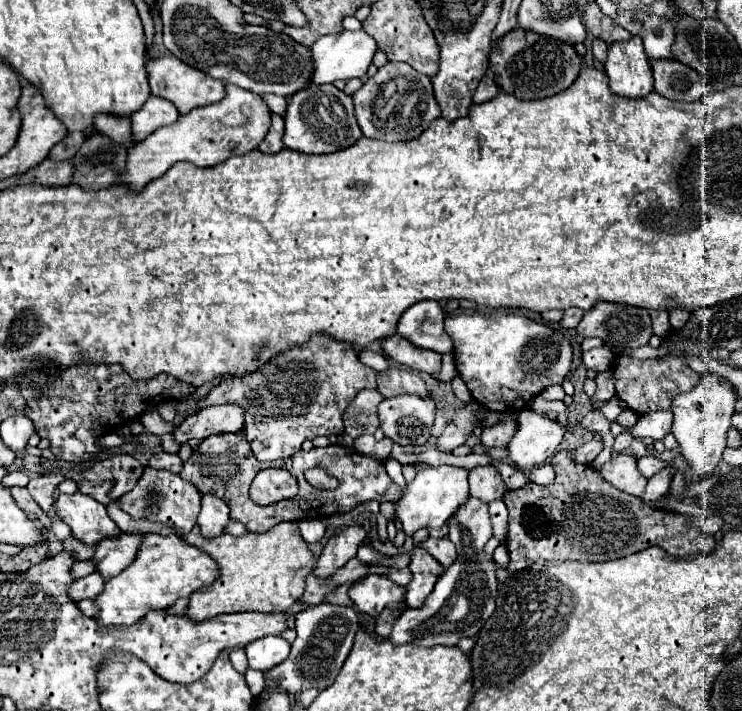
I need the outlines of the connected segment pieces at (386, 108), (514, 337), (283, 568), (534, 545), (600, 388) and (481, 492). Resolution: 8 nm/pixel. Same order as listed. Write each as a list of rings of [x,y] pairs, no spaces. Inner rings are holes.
[[[387,62],[377,70],[375,76],[367,78],[367,82],[353,94],[353,104],[363,136],[385,142],[413,140],[421,136],[435,118],[441,116],[439,104],[433,96],[431,78],[419,74],[409,64],[399,62]]]
[[[449,314],[445,318],[445,330],[453,340],[453,356],[459,376],[469,388],[473,400],[491,412],[521,412],[541,390],[551,384],[561,384],[571,368],[573,350],[569,340],[559,330],[547,324],[539,324],[525,314]]]
[[[281,522],[273,530],[263,534],[253,532],[245,532],[243,536],[223,534],[213,540],[201,538],[199,526],[195,524],[193,530],[183,536],[183,540],[205,550],[215,562],[219,562],[221,568],[221,576],[209,588],[191,594],[187,616],[197,622],[229,612],[263,612],[263,614],[285,612],[303,596],[305,578],[307,574],[311,574],[317,562],[315,554],[301,538],[295,522]]]
[[[559,450],[551,458],[551,466],[557,474],[553,484],[539,486],[527,482],[523,488],[511,490],[503,496],[503,502],[509,508],[505,542],[509,550],[509,572],[525,570],[535,562],[607,562],[625,558],[649,546],[659,546],[675,558],[707,554],[713,550],[715,540],[701,532],[693,524],[693,518],[651,508],[639,498],[617,490],[591,466],[573,462],[571,450]]]
[[[613,370],[607,372],[599,372],[597,378],[597,394],[593,396],[593,400],[611,400],[615,394],[615,378],[613,378]]]
[[[493,466],[473,468],[471,474],[469,474],[469,486],[471,486],[473,498],[479,498],[485,504],[499,500],[507,492],[499,472]]]

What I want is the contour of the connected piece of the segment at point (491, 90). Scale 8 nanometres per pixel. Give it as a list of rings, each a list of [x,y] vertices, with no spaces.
[[[485,74],[485,78],[482,78],[480,81],[473,98],[475,98],[477,104],[481,104],[481,102],[487,102],[487,100],[495,98],[497,92],[499,92],[499,90],[497,90],[497,86],[495,86],[495,82],[493,82],[493,74]]]

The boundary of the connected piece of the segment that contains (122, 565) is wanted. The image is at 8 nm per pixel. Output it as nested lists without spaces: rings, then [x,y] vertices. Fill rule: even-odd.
[[[119,534],[115,538],[105,538],[97,544],[93,562],[97,564],[97,572],[105,578],[113,578],[121,574],[137,556],[143,536],[139,534]]]

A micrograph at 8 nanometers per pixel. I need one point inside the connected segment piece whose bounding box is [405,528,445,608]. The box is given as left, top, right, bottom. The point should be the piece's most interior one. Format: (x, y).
(425, 569)

